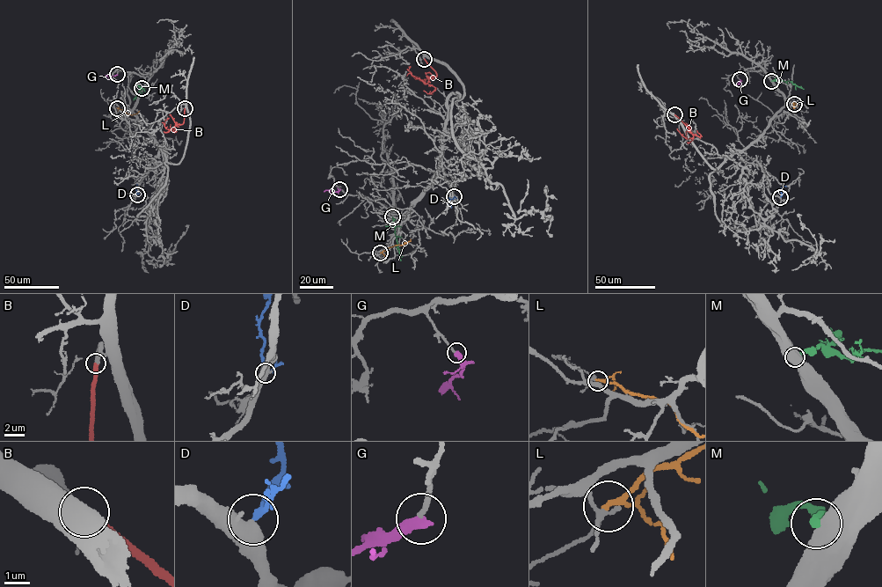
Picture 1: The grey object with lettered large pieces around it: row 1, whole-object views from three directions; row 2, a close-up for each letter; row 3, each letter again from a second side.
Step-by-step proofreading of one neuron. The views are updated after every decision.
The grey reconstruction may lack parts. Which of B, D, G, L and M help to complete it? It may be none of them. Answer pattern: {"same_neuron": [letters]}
{"same_neuron": ["B", "D"]}

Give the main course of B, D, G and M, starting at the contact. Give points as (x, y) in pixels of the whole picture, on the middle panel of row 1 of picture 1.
B: (424, 59), (436, 75), (430, 77), (425, 84), (408, 69), (410, 66)
D: (454, 196), (449, 199), (451, 208)
G: (339, 189), (324, 192)
M: (392, 216), (400, 260)

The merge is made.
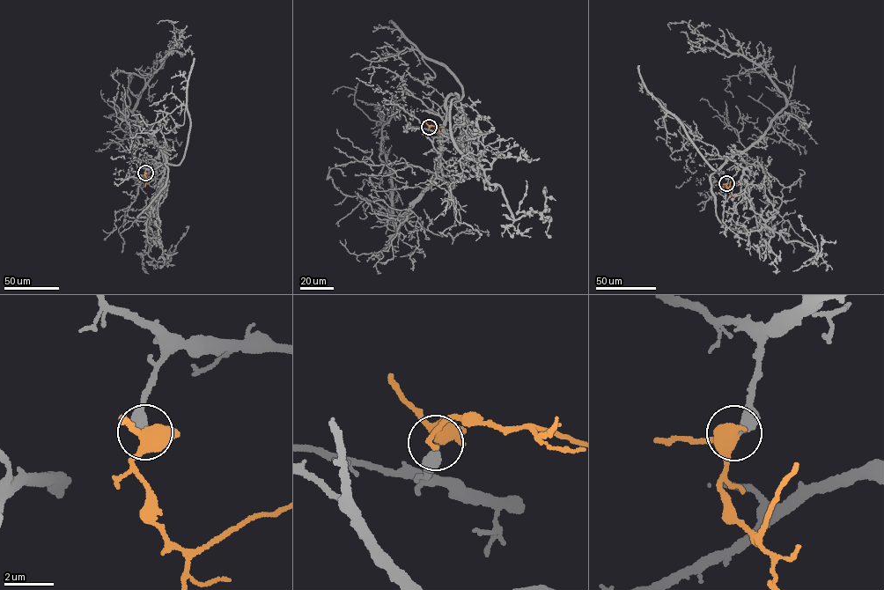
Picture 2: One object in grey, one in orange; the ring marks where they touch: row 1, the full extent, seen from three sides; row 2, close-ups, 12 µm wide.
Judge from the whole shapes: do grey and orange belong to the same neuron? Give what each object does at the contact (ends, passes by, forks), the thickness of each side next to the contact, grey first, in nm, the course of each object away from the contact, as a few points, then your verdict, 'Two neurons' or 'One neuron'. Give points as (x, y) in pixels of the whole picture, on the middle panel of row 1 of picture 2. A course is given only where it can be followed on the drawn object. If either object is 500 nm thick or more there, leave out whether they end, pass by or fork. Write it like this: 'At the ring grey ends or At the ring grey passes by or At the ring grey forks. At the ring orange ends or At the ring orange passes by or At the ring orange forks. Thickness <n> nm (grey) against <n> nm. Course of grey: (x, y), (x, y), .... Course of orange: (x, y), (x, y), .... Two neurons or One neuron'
At the ring grey ends. At the ring orange forks. Thickness 400 nm (grey) against 400 nm. Course of grey: (429, 127), (451, 136), (441, 133), (432, 183), (396, 234), (381, 123), (357, 106), (355, 90), (332, 93). Course of orange: (429, 127), (444, 127). One neuron

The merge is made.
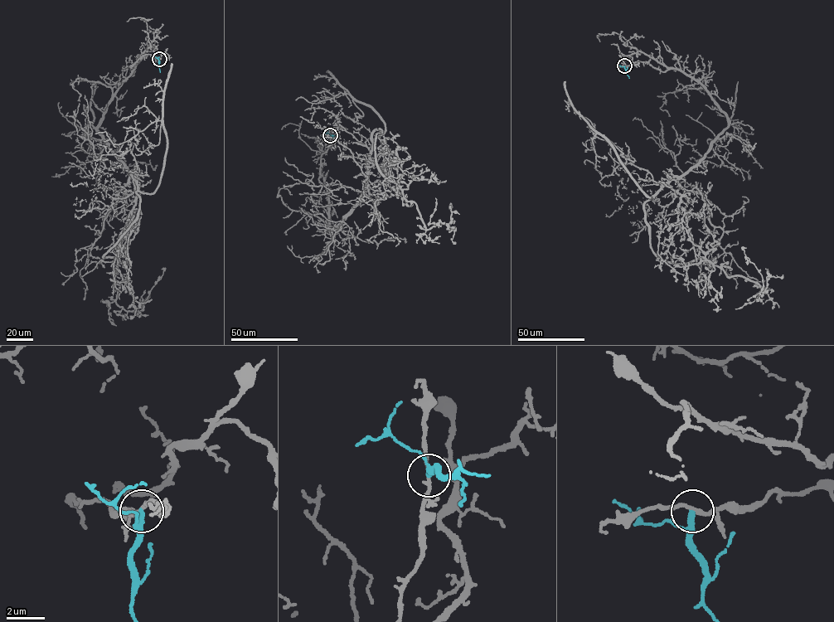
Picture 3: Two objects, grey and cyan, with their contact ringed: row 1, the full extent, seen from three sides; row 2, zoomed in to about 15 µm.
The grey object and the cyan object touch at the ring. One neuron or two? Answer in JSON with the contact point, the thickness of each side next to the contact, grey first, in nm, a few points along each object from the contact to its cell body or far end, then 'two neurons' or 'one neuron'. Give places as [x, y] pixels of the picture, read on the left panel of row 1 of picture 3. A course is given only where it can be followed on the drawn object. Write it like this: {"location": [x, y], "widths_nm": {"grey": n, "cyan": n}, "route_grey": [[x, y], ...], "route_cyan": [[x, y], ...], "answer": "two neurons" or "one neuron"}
{"location": [159, 59], "widths_nm": {"grey": 190, "cyan": 220}, "route_grey": [[159, 59], [129, 66], [98, 128], [139, 197], [102, 256], [117, 262], [116, 303], [140, 310], [162, 269]], "route_cyan": [[159, 59], [160, 72]], "answer": "two neurons"}

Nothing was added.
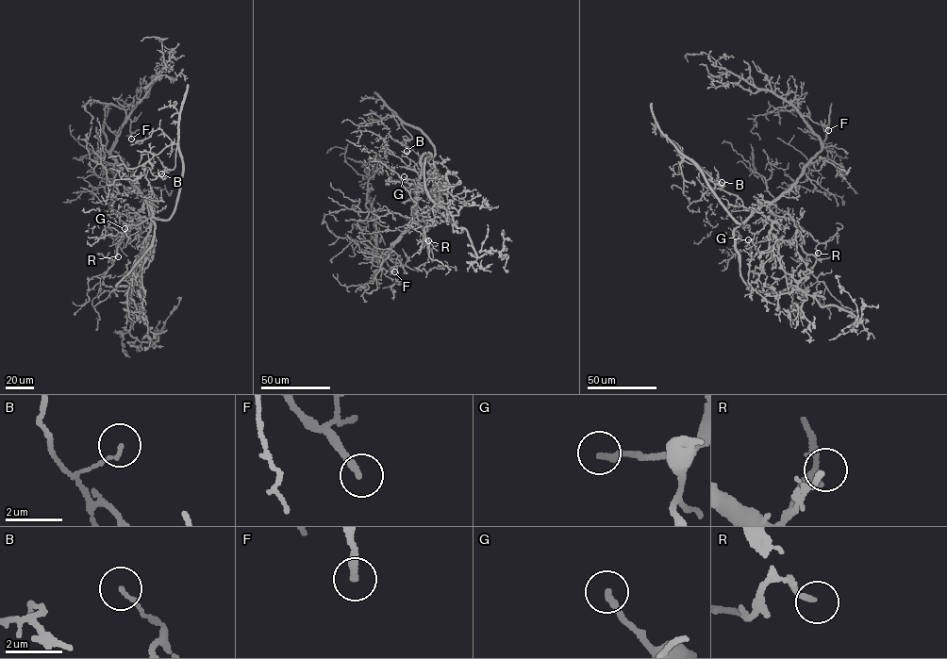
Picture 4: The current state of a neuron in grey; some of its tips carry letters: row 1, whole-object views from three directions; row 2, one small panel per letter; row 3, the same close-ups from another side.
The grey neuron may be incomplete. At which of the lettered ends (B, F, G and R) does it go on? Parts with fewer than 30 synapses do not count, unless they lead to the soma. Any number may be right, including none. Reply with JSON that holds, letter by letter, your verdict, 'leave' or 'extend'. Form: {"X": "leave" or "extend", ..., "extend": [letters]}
{"B": "leave", "F": "extend", "G": "leave", "R": "leave", "extend": ["F"]}

